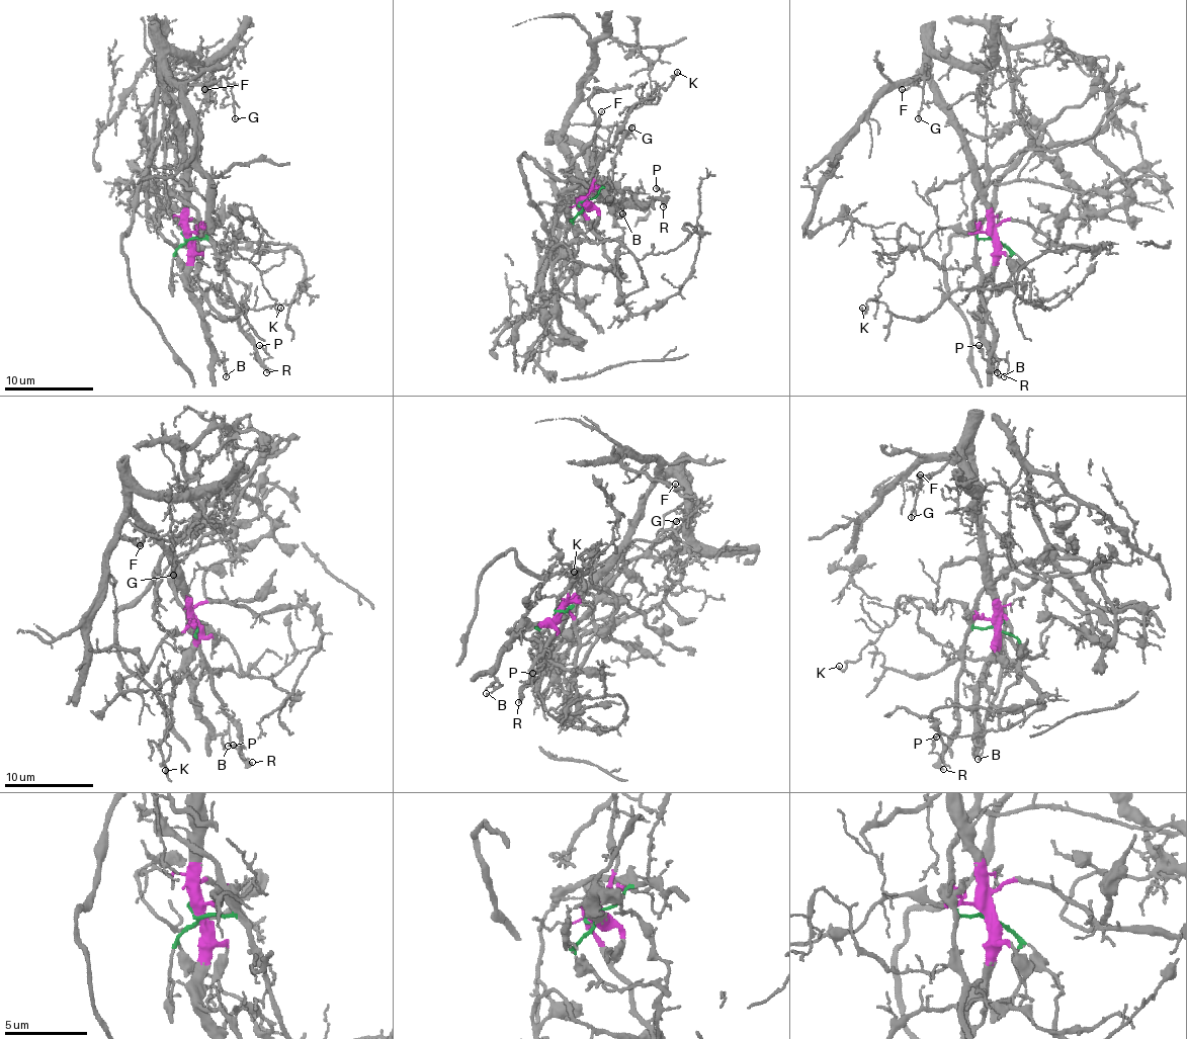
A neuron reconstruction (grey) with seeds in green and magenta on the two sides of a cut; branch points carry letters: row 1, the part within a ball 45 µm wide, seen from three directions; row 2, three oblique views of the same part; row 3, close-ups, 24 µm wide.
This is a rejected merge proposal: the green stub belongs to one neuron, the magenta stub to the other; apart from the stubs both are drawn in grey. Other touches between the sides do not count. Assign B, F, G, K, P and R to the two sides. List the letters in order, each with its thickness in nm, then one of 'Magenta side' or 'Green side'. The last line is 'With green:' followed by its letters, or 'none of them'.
B: Thickness 130 nm. Magenta side
F: Thickness 110 nm. Magenta side
G: Thickness 120 nm. Magenta side
K: Thickness 150 nm. Green side
P: Thickness 140 nm. Green side
R: Thickness 190 nm. Green side
With green: K, P, R

